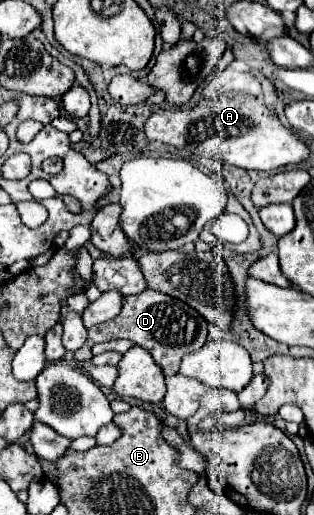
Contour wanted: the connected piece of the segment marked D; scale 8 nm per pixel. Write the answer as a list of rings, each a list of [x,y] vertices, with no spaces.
[[[144,290],[142,294],[124,298],[124,308],[122,308],[120,316],[116,316],[104,324],[92,326],[88,330],[86,344],[74,354],[74,360],[78,360],[78,362],[90,360],[92,358],[90,348],[94,344],[118,340],[118,338],[128,338],[134,344],[144,346],[154,356],[154,360],[162,366],[164,374],[172,376],[172,374],[178,374],[182,356],[186,356],[194,350],[200,350],[204,346],[204,342],[208,340],[208,322],[182,300],[176,300],[158,290]]]

